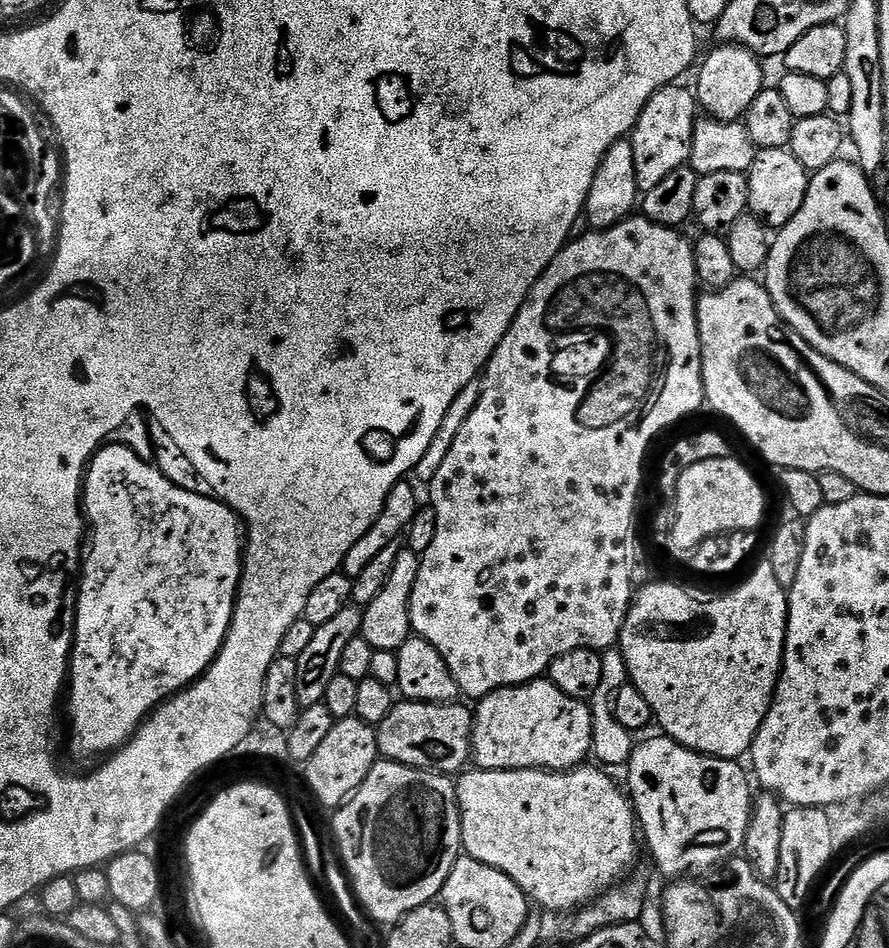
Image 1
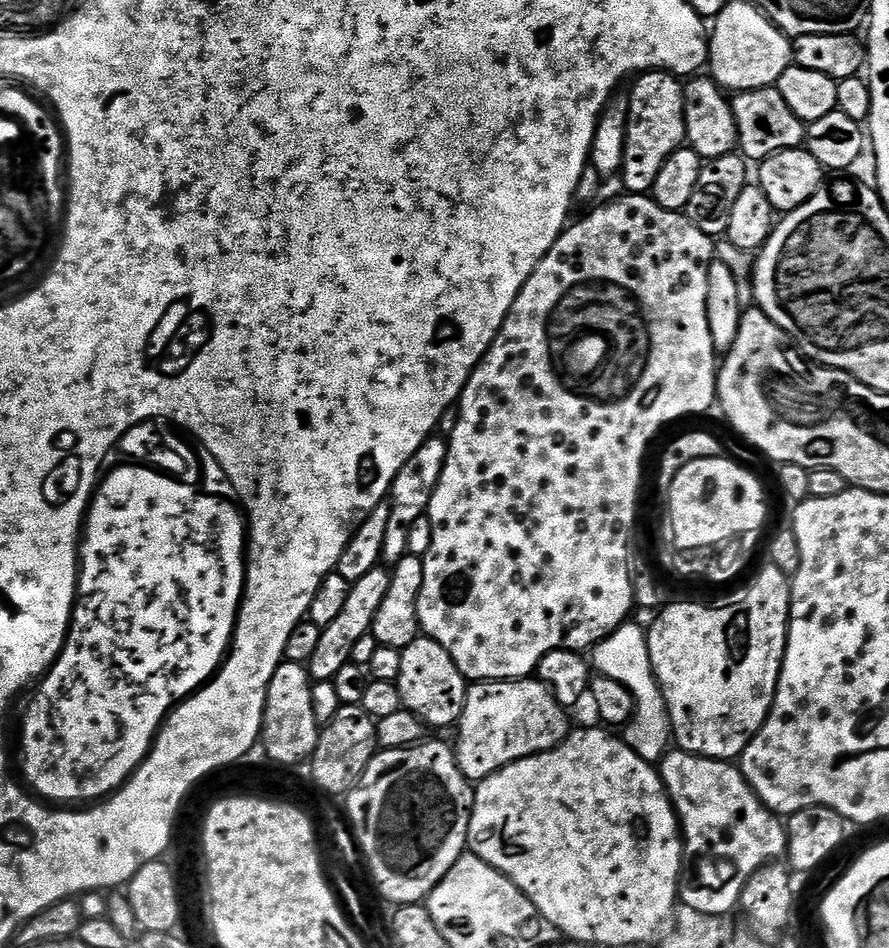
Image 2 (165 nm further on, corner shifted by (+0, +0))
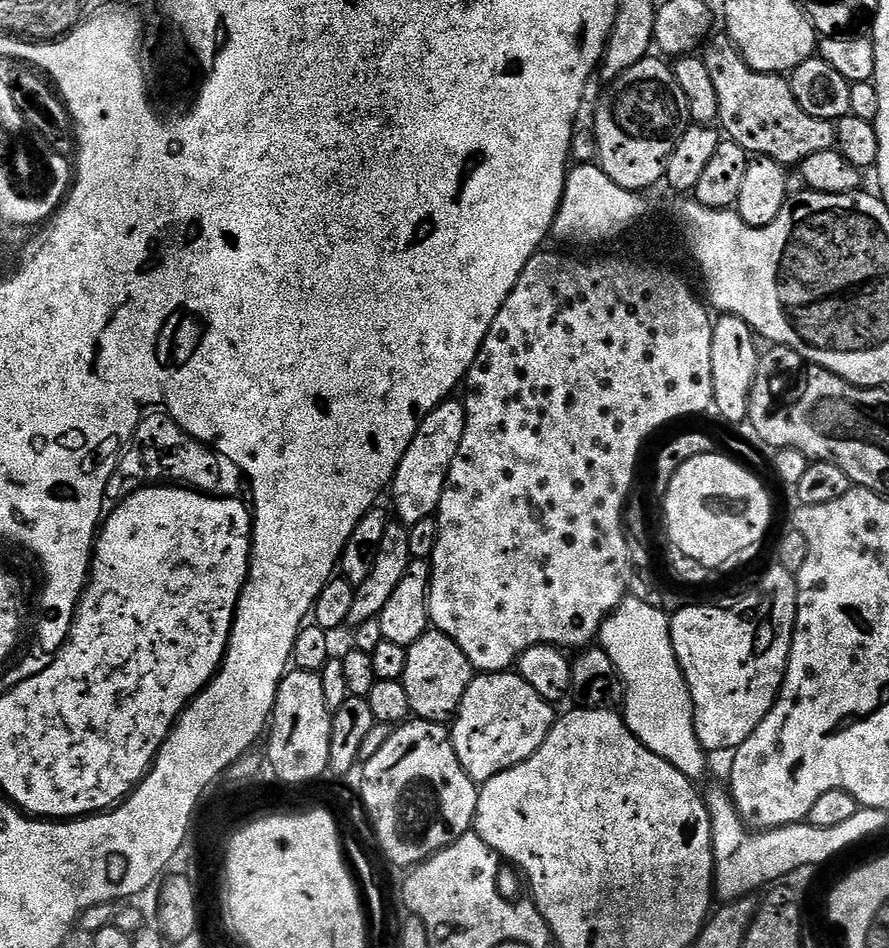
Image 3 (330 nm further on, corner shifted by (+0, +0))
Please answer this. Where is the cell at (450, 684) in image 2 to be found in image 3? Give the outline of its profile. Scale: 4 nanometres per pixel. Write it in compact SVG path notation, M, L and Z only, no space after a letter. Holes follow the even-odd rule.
M435 630L425 632L422 638L418 638L418 642L414 642L408 648L406 674L402 681L406 686L406 695L410 697L412 716L421 720L451 721L455 717L456 711L460 709L460 703L470 686L473 675L472 663L466 658L466 654L462 654L462 650L449 636Z

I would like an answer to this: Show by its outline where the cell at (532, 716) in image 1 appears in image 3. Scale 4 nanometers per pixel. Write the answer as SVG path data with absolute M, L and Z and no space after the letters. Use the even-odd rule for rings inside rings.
M515 671L473 675L450 724L452 745L469 778L483 782L530 758L546 742L546 734L558 719L558 712L552 708L555 707Z

